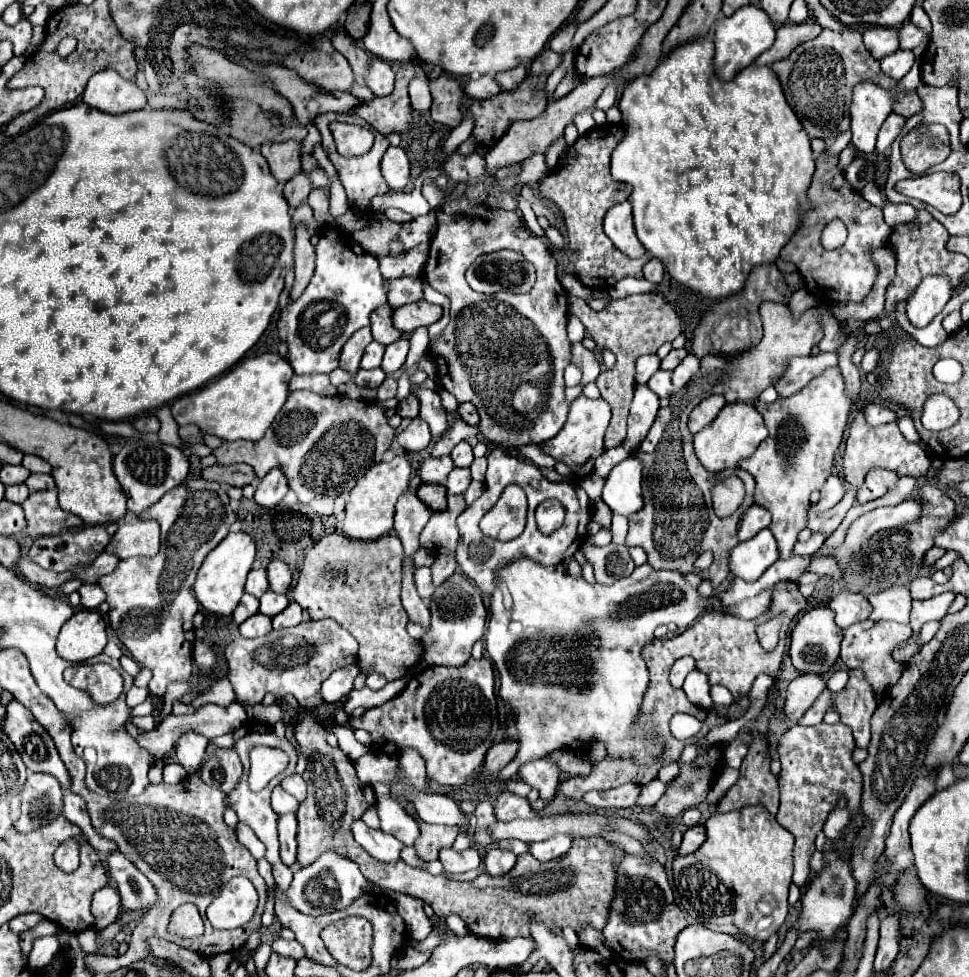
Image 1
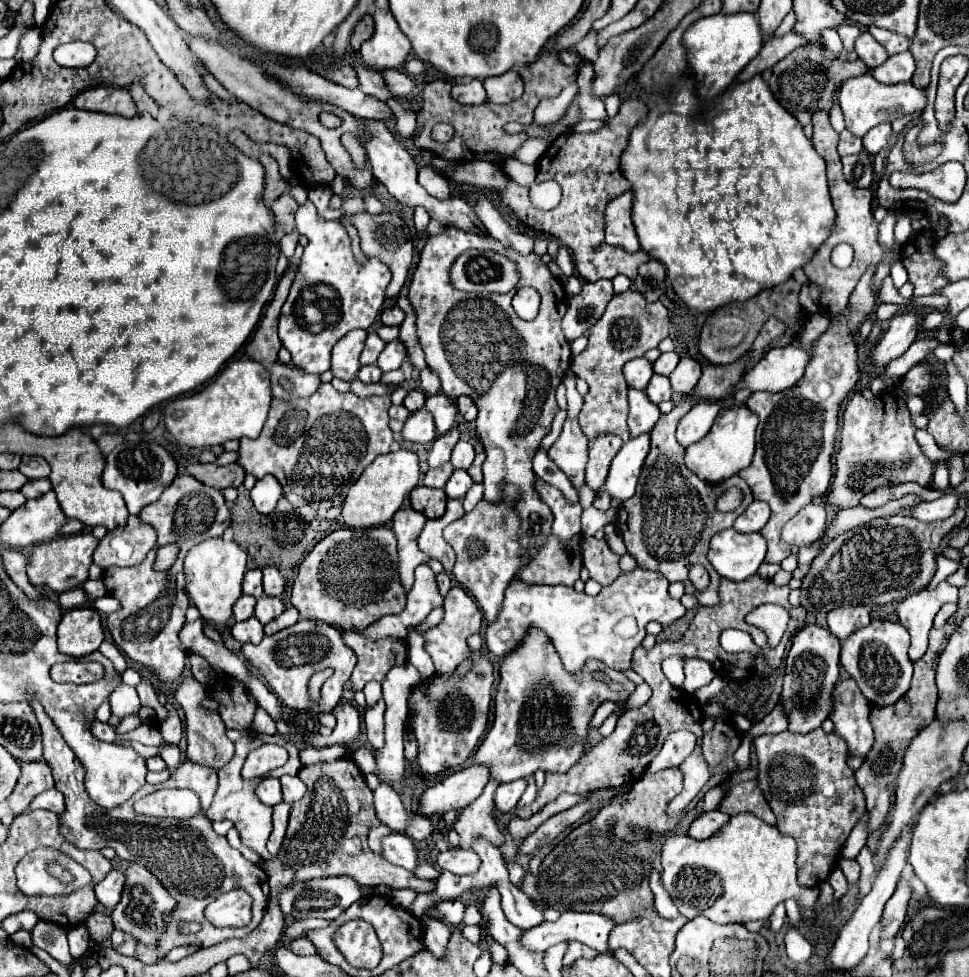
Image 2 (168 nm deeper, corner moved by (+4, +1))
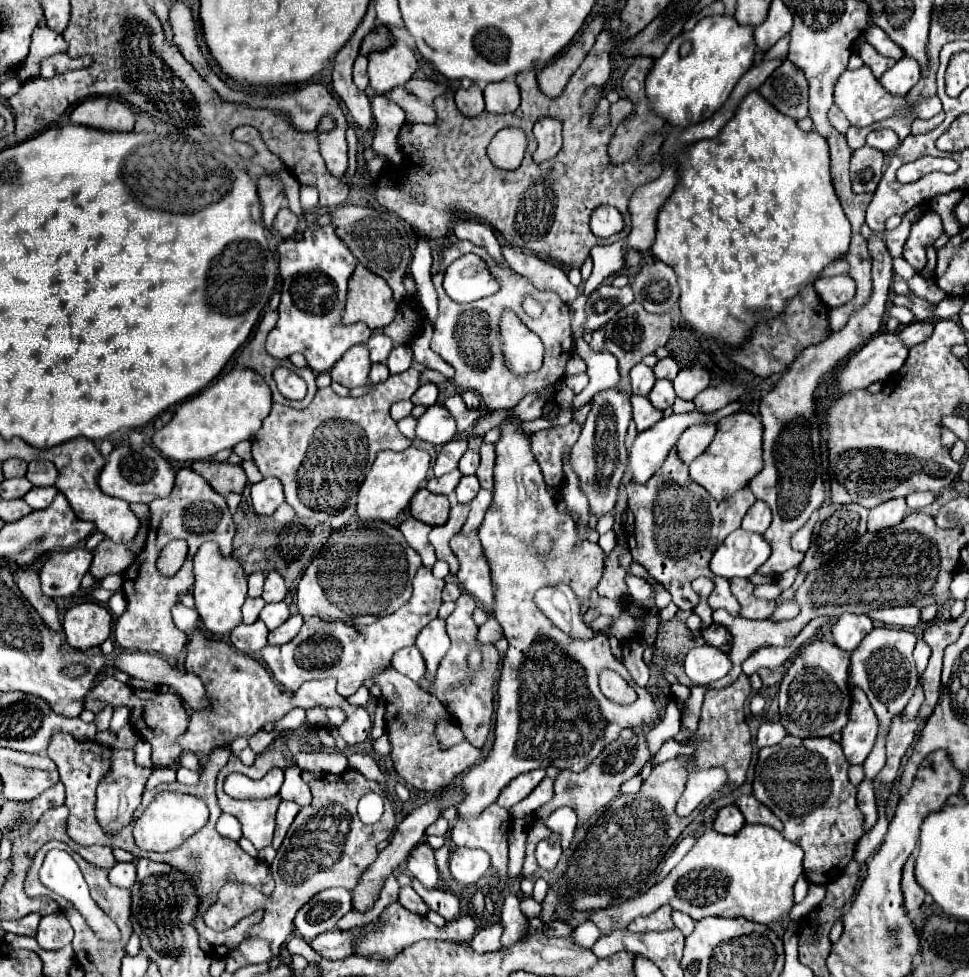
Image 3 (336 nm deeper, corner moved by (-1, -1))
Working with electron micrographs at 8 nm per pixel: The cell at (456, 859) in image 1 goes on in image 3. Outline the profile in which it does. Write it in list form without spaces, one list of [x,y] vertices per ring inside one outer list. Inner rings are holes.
[[[456,848],[450,856],[450,872],[460,884],[476,884],[490,868],[490,856],[482,850]]]

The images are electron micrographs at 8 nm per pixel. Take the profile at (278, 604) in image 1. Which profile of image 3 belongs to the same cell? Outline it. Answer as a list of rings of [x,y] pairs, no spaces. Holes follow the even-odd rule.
[[[276,602],[276,604],[266,604],[264,610],[260,612],[260,620],[268,626],[268,630],[276,630],[280,624],[284,624],[290,616],[290,610],[286,602]]]

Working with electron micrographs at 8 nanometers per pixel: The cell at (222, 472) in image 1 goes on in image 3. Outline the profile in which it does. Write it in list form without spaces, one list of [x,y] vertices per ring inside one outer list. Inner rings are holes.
[[[204,460],[204,462],[194,462],[192,468],[222,496],[230,492],[242,494],[246,486],[246,474],[242,466],[232,466],[228,462],[216,462],[216,460]]]

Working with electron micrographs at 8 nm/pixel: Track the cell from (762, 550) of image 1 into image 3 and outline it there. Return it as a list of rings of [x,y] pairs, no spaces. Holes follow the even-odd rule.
[[[734,530],[714,552],[710,560],[710,570],[722,578],[748,578],[752,576],[770,556],[770,544],[764,536]]]

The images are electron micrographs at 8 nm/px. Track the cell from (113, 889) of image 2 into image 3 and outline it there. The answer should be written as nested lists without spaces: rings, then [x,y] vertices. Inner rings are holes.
[[[116,862],[116,866],[110,870],[108,878],[118,888],[132,888],[136,882],[136,864],[134,862],[128,862],[128,864]]]

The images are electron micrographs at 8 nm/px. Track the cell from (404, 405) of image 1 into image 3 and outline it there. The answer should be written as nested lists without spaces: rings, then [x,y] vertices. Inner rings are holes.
[[[422,384],[414,392],[412,402],[414,404],[424,404],[424,406],[434,406],[436,404],[436,398],[438,398],[438,388],[434,384]]]

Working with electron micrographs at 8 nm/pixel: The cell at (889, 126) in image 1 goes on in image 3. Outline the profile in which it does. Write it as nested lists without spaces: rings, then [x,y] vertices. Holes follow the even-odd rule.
[[[888,128],[872,130],[872,132],[868,134],[868,144],[870,144],[872,148],[882,150],[882,152],[890,152],[892,148],[898,146],[898,142],[900,142],[900,140],[898,140],[896,132],[894,132],[894,130],[888,130]]]

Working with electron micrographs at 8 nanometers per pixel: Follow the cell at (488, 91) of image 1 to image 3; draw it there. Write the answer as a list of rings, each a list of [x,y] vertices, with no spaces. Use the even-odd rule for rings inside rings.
[[[472,84],[468,90],[458,88],[454,98],[456,98],[456,108],[464,116],[472,118],[472,116],[478,116],[478,114],[484,112],[484,96],[482,96],[482,90],[476,84]]]

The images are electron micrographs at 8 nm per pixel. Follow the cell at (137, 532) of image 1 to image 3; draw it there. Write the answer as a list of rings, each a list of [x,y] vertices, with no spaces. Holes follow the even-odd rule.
[[[104,538],[96,548],[94,548],[94,560],[90,566],[90,574],[100,582],[108,574],[118,574],[126,570],[134,562],[134,554],[130,552],[128,546],[116,544],[108,538]]]

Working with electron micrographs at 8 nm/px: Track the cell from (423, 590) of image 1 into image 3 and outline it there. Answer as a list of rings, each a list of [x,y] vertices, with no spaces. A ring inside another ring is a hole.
[[[422,566],[414,576],[412,598],[394,614],[384,616],[370,626],[348,626],[344,622],[324,622],[320,618],[308,618],[304,620],[300,634],[290,640],[290,644],[266,646],[262,650],[262,658],[272,670],[274,678],[286,690],[296,690],[308,680],[334,678],[338,682],[338,694],[342,698],[352,696],[366,680],[372,680],[382,670],[390,668],[394,652],[412,646],[418,632],[438,616],[444,584],[444,580],[432,576],[430,568]]]

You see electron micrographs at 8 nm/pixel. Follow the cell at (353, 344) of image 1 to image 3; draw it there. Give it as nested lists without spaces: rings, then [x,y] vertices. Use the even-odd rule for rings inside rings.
[[[358,344],[342,356],[342,360],[330,370],[330,376],[334,382],[346,386],[346,388],[358,388],[368,384],[368,372],[370,372],[370,358],[368,348],[364,344]]]

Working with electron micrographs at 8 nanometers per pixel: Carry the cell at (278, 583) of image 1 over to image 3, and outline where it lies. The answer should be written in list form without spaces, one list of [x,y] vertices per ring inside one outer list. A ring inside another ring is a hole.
[[[270,572],[266,574],[266,582],[264,582],[264,592],[262,598],[266,602],[282,602],[286,596],[286,586],[284,586],[284,578],[278,572]]]

